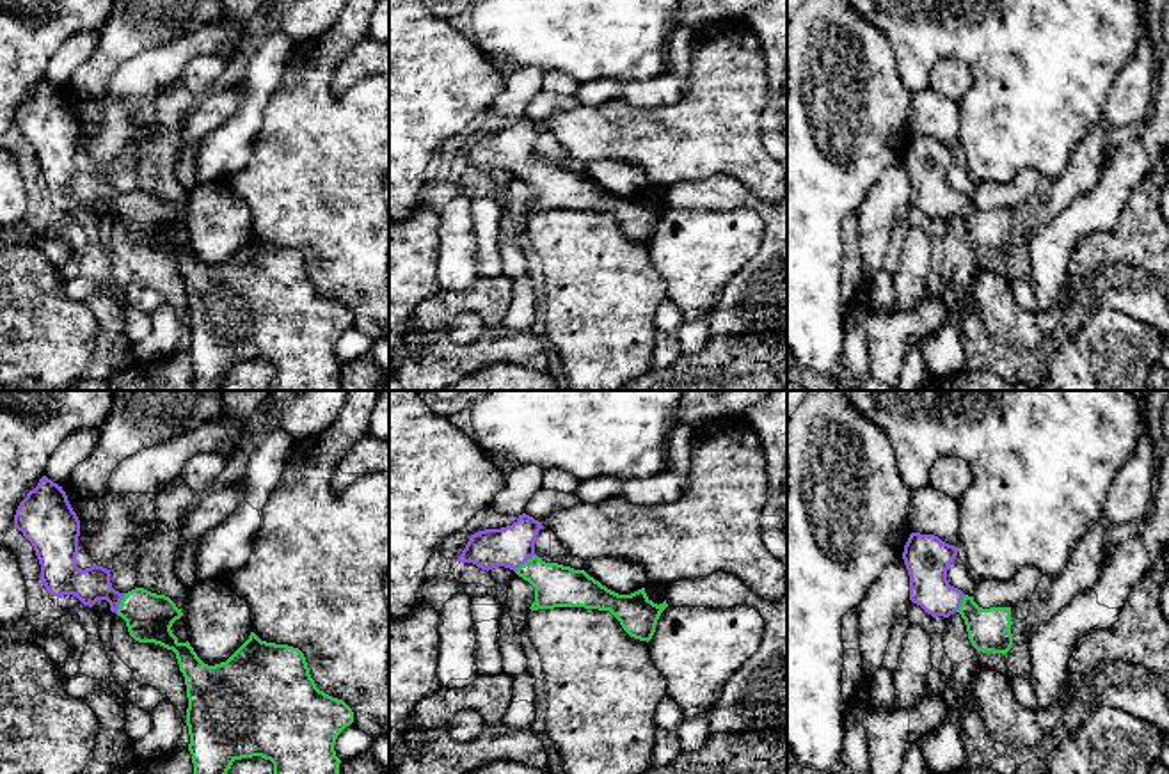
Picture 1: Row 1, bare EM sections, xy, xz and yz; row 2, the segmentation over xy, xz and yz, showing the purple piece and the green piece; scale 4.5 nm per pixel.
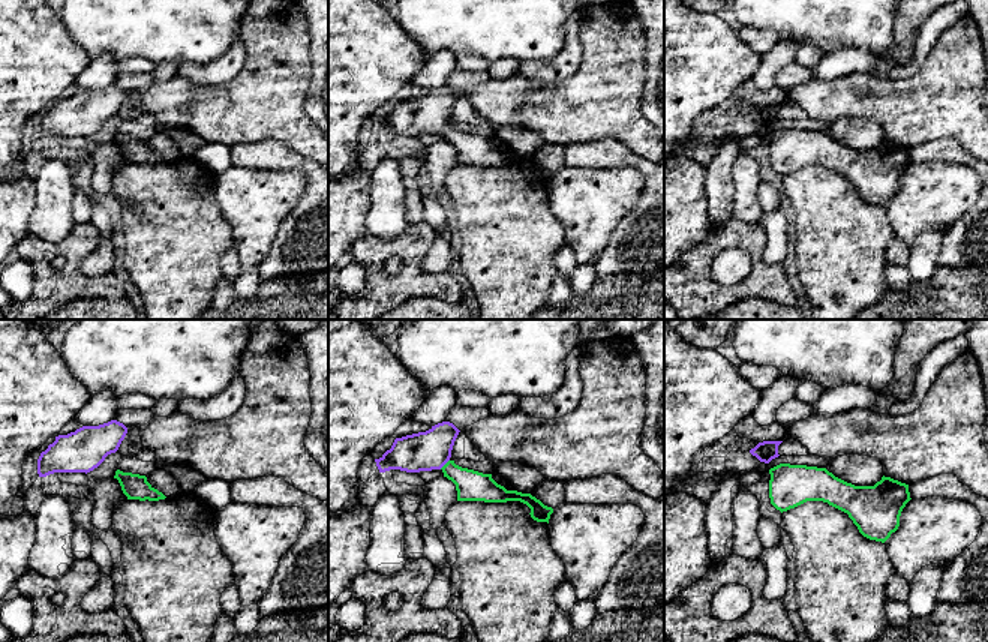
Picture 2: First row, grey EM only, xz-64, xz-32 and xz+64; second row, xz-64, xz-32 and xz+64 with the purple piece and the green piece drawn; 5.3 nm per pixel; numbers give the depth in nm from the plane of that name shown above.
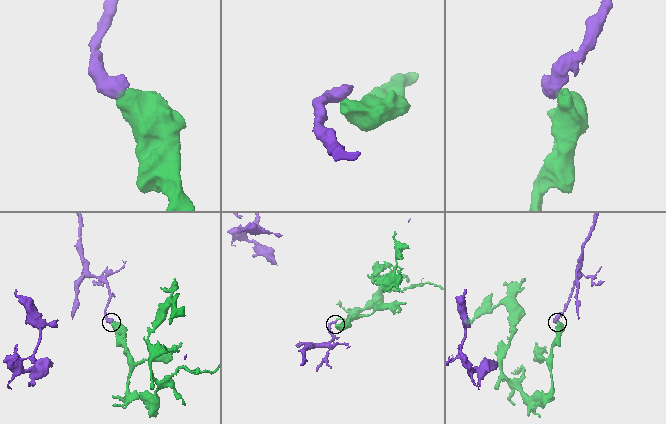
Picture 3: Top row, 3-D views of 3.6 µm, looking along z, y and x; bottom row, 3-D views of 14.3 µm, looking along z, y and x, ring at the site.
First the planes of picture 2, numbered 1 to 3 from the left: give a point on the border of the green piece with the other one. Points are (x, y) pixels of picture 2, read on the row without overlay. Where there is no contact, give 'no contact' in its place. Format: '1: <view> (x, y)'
1: no contact
2: xz-32 (444, 128)
3: no contact

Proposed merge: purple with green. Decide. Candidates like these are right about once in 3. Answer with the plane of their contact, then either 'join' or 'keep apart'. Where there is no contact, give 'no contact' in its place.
xz | join

